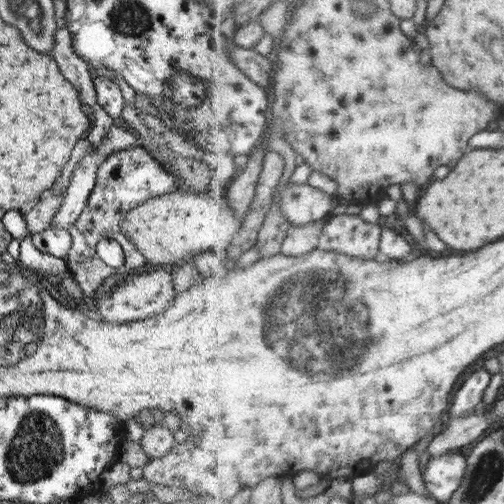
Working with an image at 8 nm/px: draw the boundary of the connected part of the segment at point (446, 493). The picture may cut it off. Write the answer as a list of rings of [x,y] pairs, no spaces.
[[[466,451],[451,452],[430,457],[422,480],[429,496],[441,503],[453,500],[453,493],[461,488],[461,481],[468,469]]]

